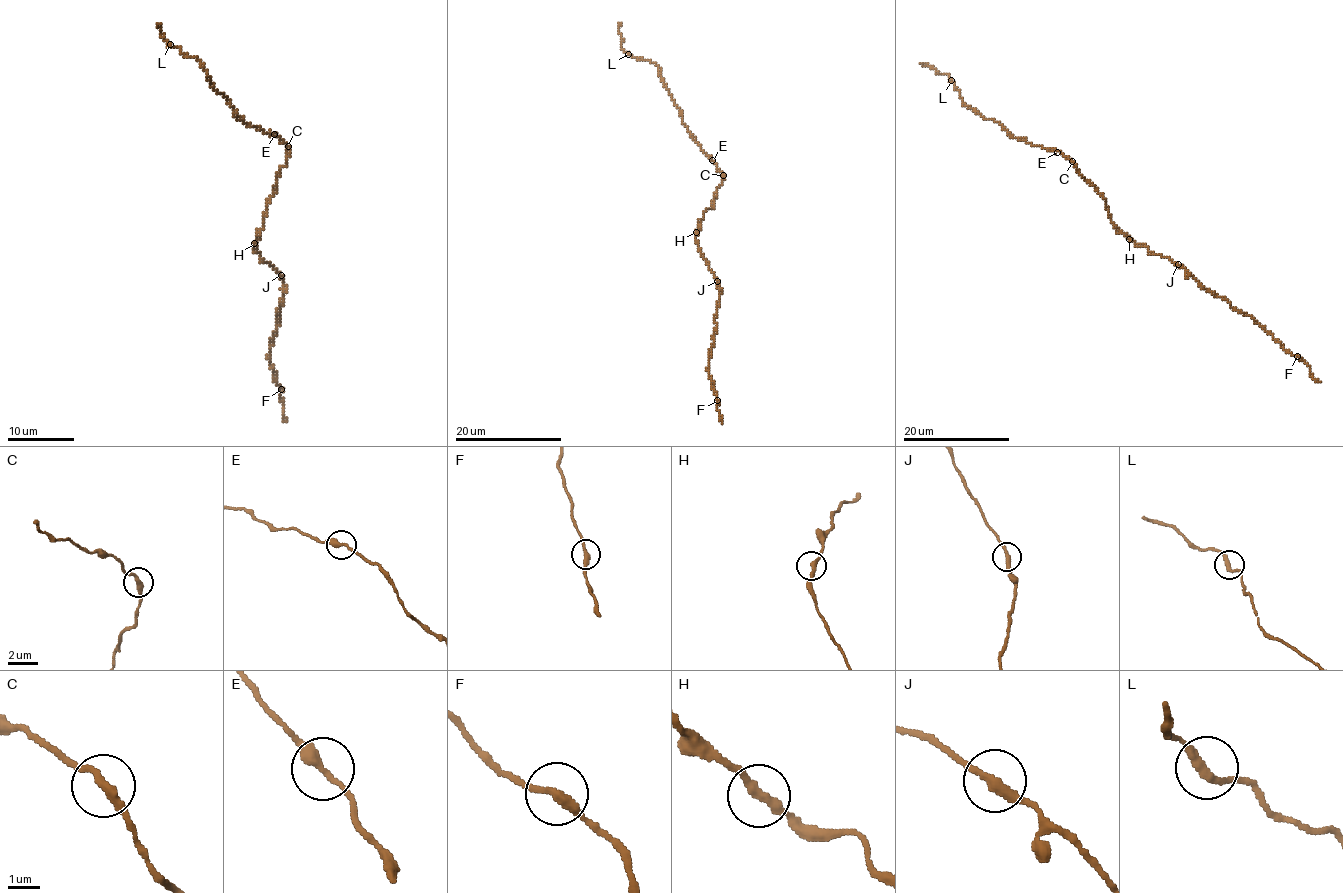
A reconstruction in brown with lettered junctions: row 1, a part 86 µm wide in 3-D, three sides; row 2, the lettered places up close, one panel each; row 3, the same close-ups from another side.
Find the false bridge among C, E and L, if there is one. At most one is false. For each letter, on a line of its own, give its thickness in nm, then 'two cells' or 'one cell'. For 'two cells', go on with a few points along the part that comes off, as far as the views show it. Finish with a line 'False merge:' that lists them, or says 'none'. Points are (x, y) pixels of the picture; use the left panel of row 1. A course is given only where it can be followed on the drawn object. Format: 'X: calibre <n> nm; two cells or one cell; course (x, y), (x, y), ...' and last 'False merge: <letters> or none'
C: calibre 280 nm; two cells; course (287, 145), (287, 162), (281, 169), (254, 250), (284, 283), (269, 354), (287, 422)
E: calibre 280 nm; one cell
L: calibre 280 nm; one cell
False merge: C

